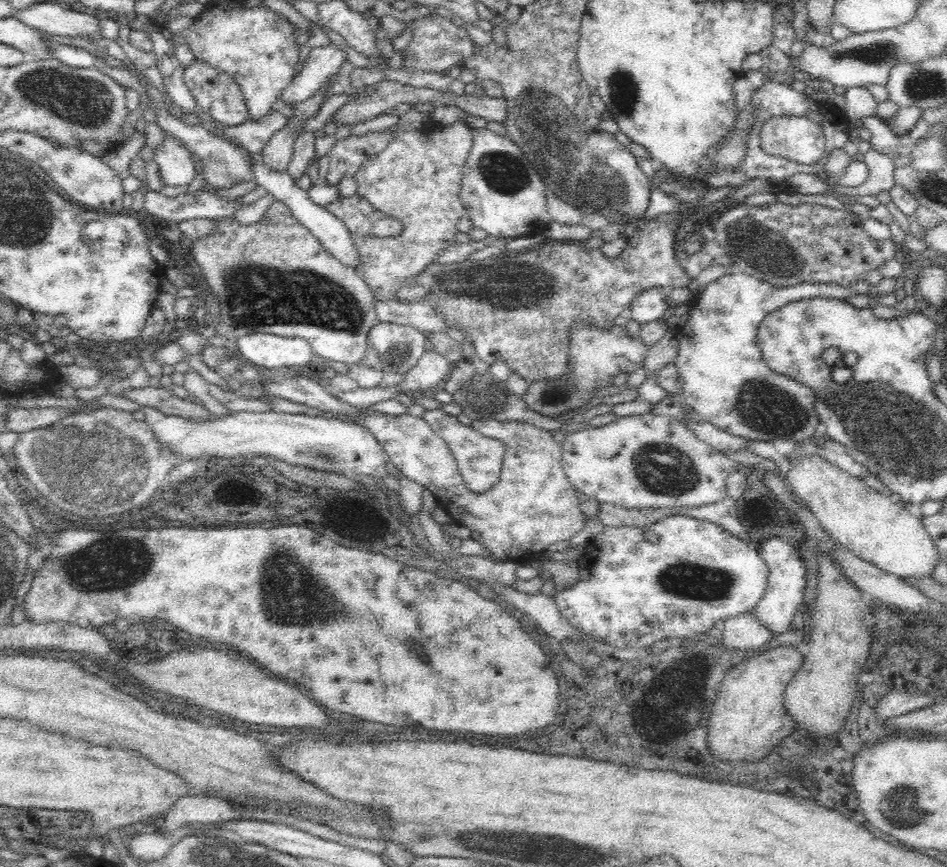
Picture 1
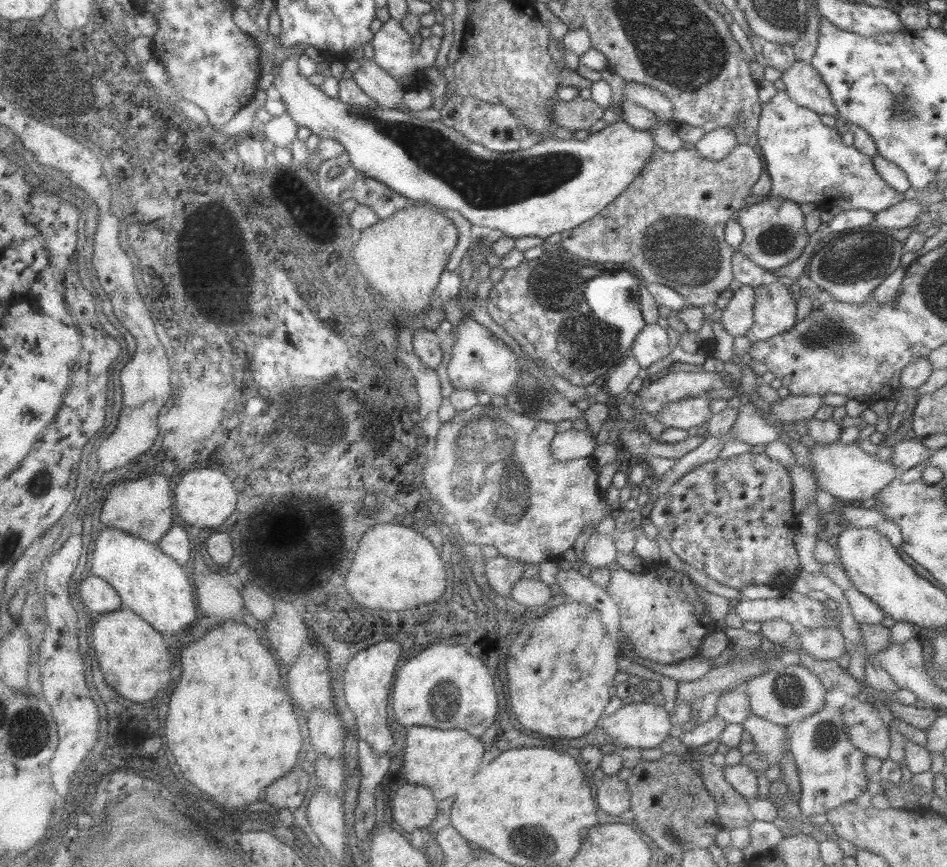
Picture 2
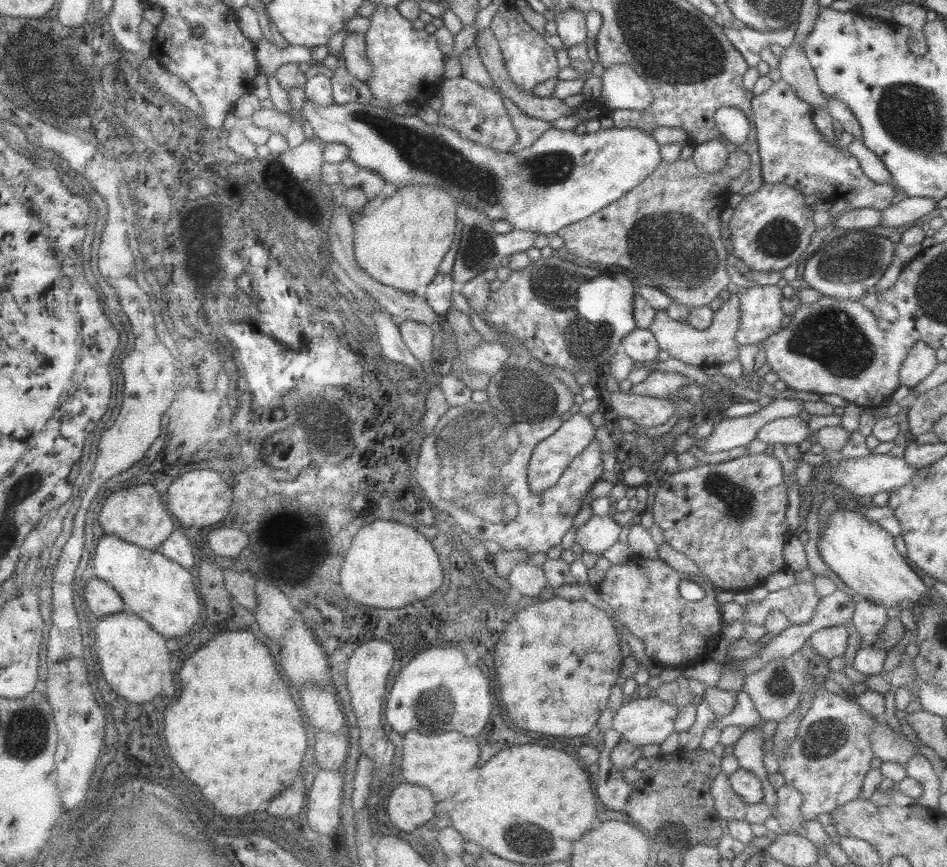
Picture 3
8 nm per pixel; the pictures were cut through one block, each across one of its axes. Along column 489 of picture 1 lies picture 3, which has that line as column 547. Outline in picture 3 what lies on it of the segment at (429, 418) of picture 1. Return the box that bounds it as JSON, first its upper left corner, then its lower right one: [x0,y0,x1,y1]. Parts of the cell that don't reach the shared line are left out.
[527,413,596,494]

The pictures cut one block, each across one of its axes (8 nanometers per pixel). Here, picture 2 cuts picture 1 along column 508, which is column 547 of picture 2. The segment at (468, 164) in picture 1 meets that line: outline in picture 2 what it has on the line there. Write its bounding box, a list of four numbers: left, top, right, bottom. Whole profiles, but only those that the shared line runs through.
[273,57,656,239]

